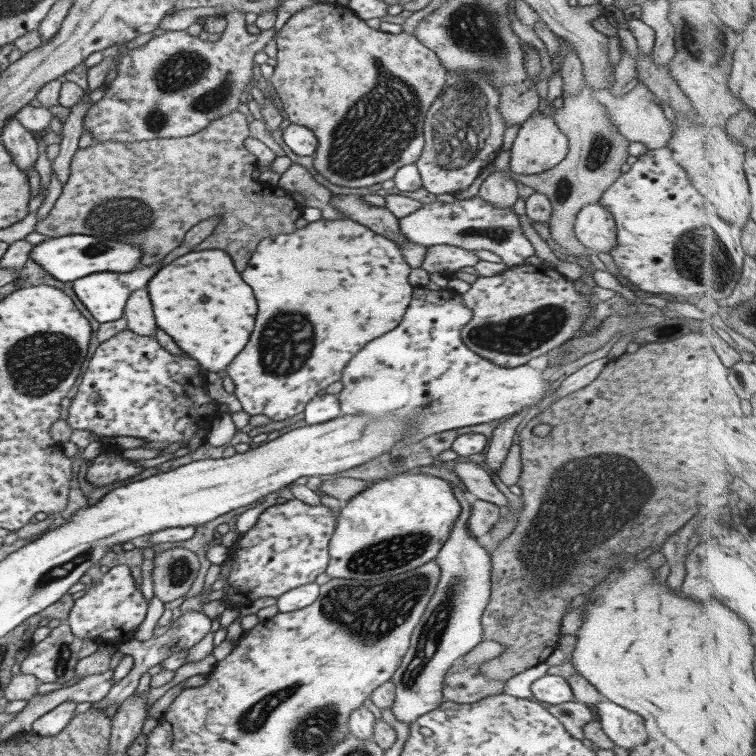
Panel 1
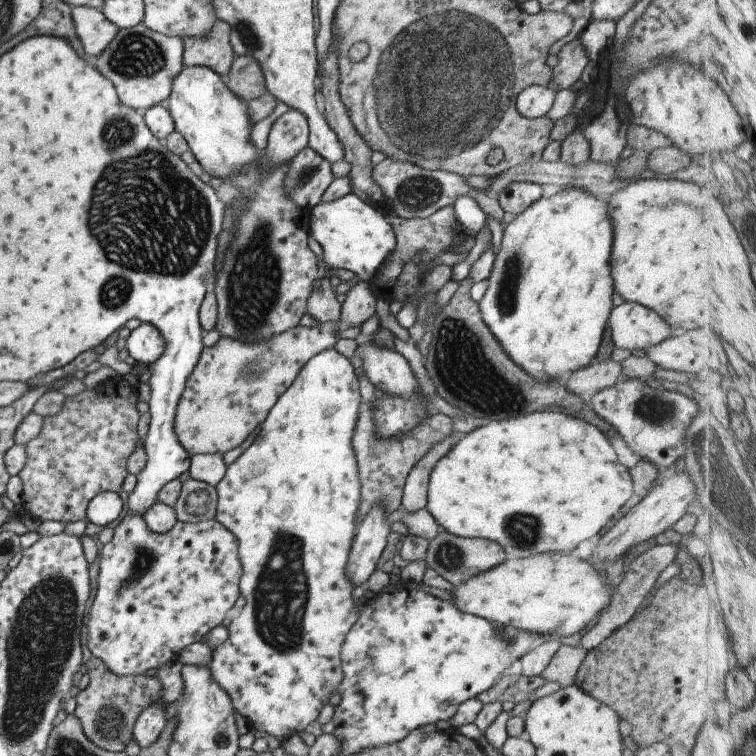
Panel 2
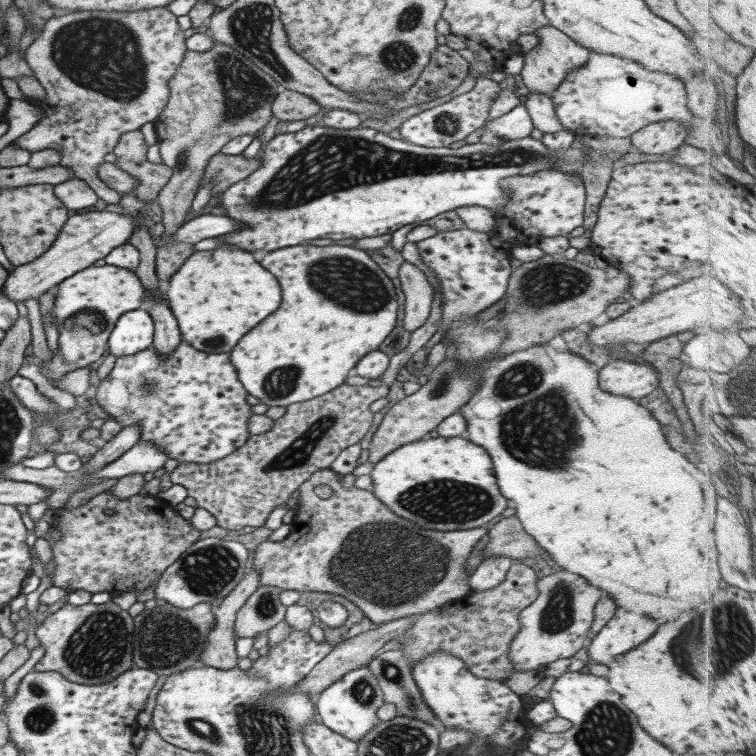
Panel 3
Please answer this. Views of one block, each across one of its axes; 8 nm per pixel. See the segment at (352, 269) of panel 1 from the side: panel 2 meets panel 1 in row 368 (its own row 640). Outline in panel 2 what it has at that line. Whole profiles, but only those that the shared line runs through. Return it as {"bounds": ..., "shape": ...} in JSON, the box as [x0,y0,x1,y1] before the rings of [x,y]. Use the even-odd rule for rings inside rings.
{"bounds":[210,347,361,740],"shape":[[[333,347],[323,349],[303,364],[287,390],[269,409],[265,420],[261,423],[259,433],[253,438],[249,447],[243,450],[234,462],[226,466],[223,478],[214,486],[216,490],[214,519],[231,532],[237,544],[237,556],[242,566],[238,591],[243,596],[243,606],[241,606],[239,615],[231,620],[226,628],[228,637],[212,652],[210,678],[219,685],[219,688],[229,694],[232,707],[237,714],[241,714],[247,720],[253,731],[266,732],[268,736],[273,736],[278,740],[287,739],[292,734],[301,732],[311,720],[317,718],[321,707],[328,702],[329,694],[336,691],[339,681],[342,679],[340,646],[347,631],[358,617],[357,600],[356,602],[351,600],[351,591],[354,587],[346,578],[344,568],[355,534],[354,518],[360,493],[354,449],[350,446],[356,418],[361,409],[357,377],[353,373],[349,359],[337,353]]]}

